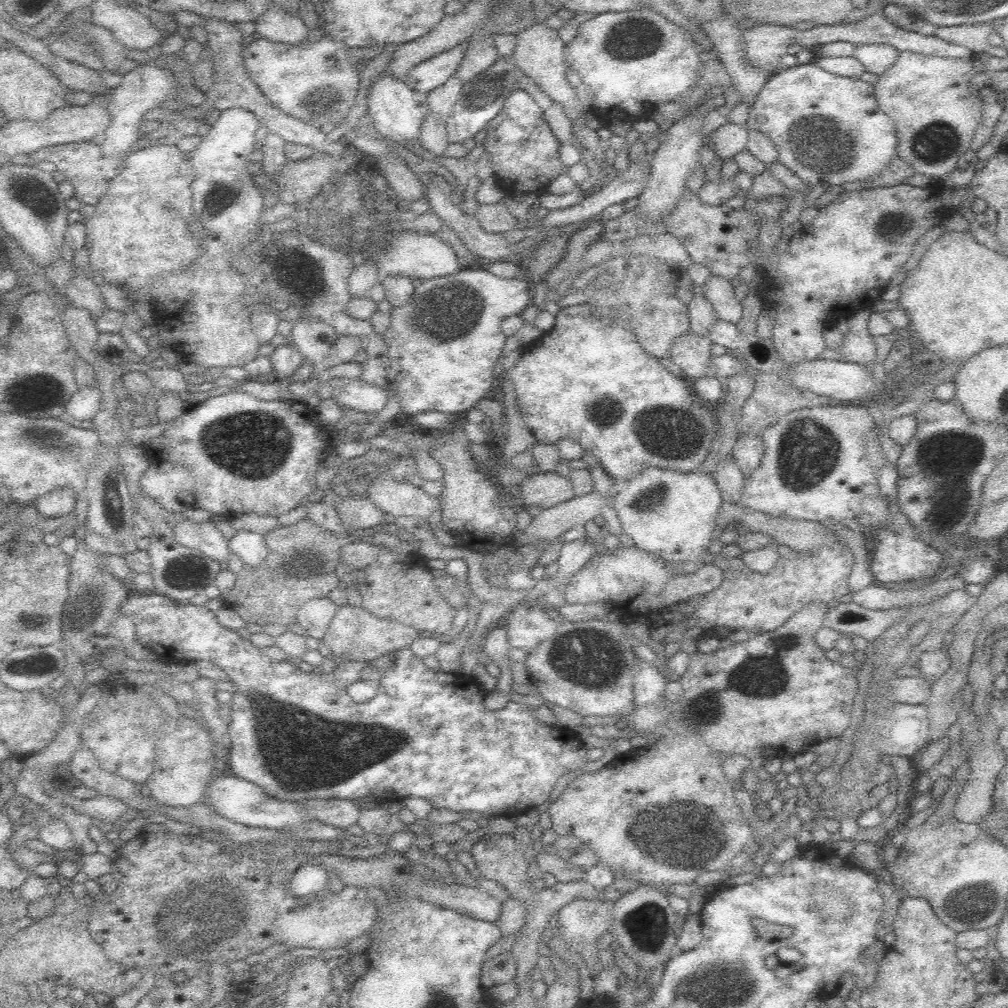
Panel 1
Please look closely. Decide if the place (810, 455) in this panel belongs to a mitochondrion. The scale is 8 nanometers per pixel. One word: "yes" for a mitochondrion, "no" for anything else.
yes

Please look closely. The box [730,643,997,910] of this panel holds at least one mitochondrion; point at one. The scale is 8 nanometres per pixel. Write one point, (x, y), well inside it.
(762, 677)

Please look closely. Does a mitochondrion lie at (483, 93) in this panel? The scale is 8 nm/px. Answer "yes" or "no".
yes

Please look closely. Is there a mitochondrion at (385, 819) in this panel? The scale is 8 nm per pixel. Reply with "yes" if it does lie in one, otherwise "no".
no

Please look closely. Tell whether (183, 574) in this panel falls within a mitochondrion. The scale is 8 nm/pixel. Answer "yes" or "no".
yes

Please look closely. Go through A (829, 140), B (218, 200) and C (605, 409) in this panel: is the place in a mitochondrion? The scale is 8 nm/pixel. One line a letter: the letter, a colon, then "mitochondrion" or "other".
A: mitochondrion
B: mitochondrion
C: mitochondrion

